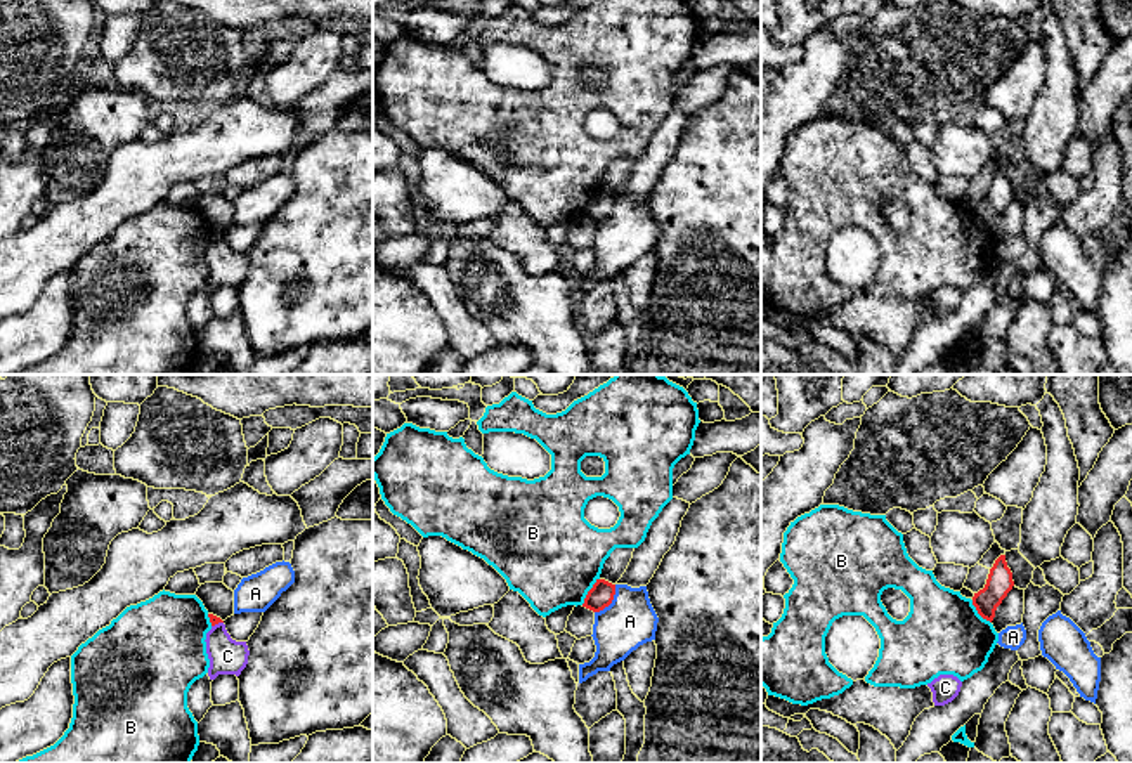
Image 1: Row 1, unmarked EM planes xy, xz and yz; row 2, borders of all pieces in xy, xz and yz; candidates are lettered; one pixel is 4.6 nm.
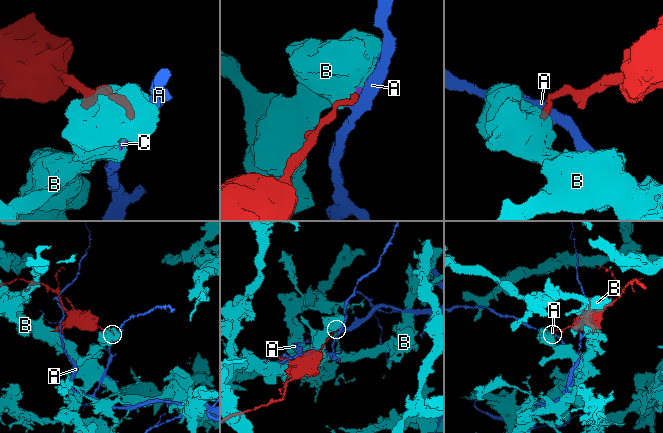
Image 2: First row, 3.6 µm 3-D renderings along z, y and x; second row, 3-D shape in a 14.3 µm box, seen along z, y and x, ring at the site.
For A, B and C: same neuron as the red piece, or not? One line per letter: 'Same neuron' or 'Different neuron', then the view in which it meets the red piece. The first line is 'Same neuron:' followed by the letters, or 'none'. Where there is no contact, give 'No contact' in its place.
Same neuron: none
A: Different neuron. Touches red in xz
B: Different neuron. Touches red in xz
C: Different neuron. Touches red in xy

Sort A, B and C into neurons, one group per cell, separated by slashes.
A / B / C

